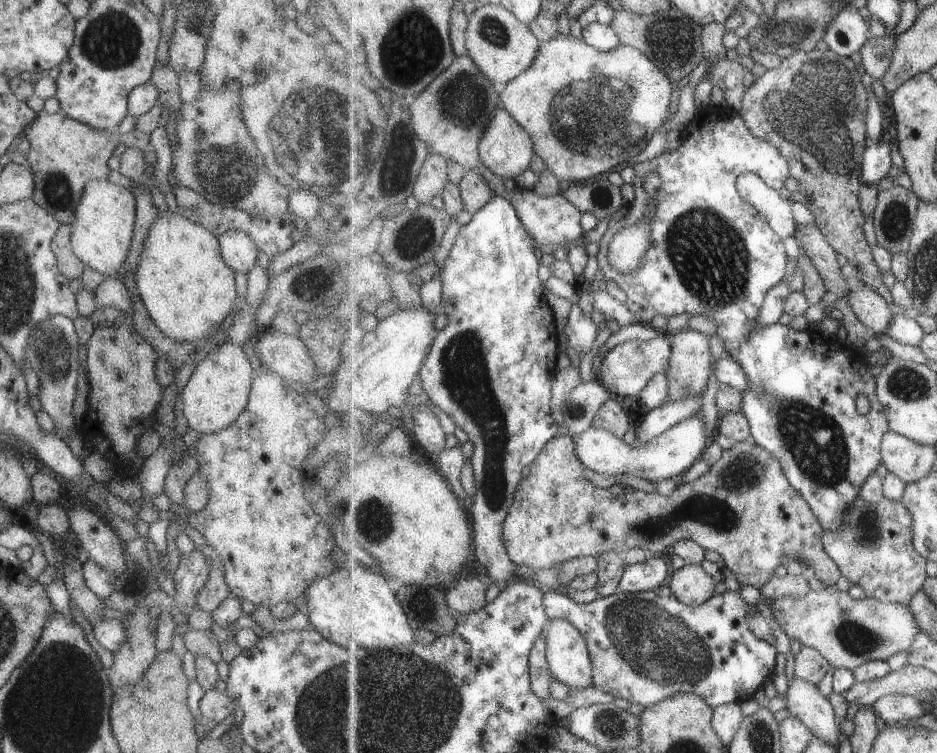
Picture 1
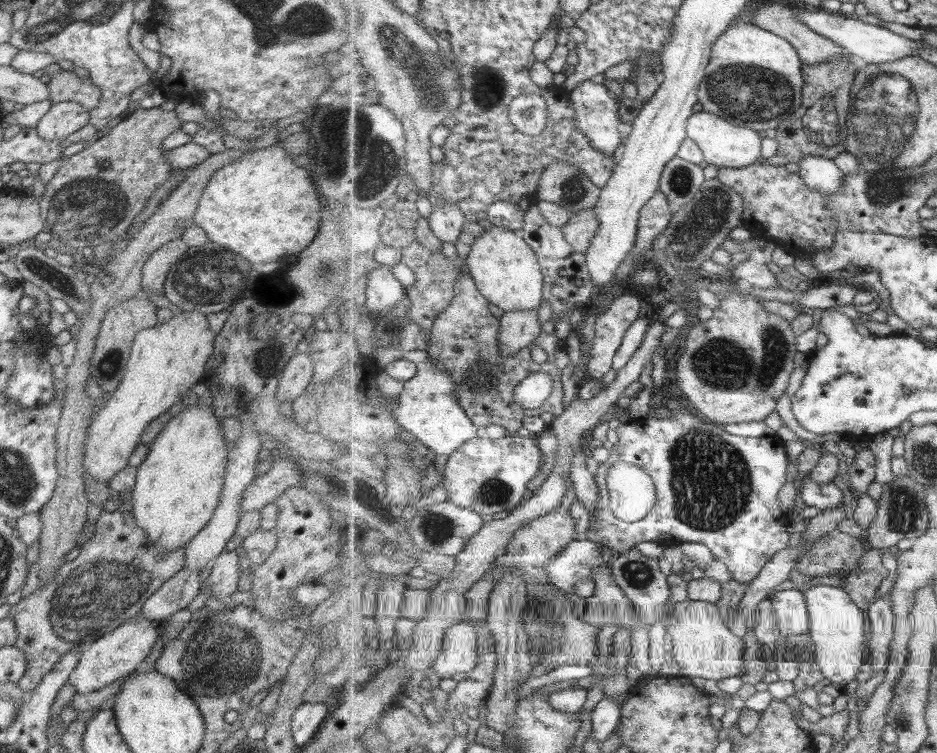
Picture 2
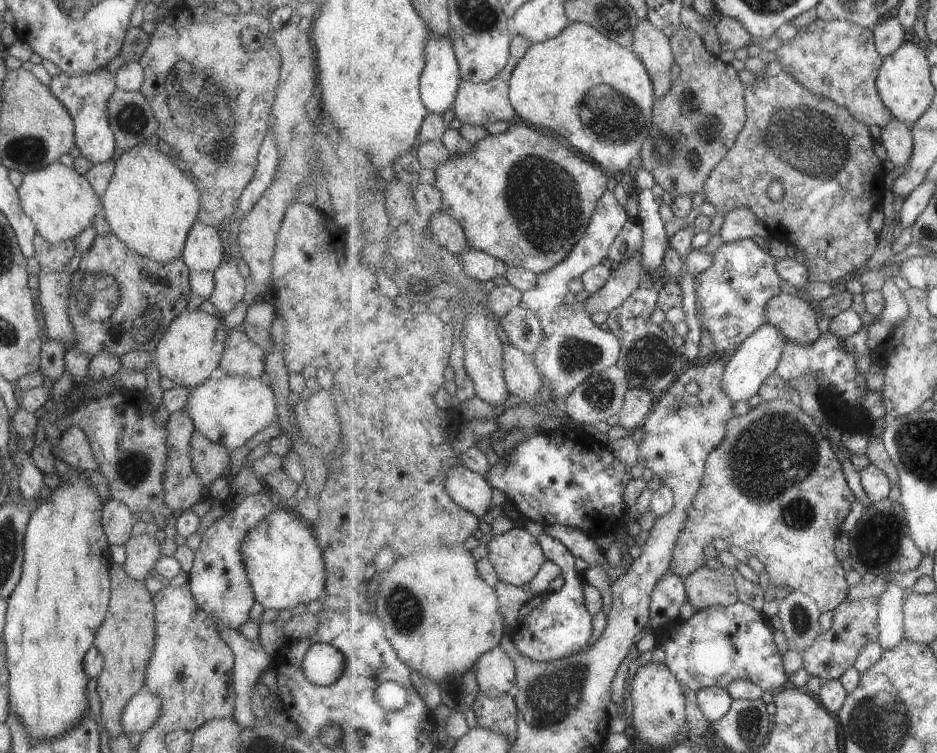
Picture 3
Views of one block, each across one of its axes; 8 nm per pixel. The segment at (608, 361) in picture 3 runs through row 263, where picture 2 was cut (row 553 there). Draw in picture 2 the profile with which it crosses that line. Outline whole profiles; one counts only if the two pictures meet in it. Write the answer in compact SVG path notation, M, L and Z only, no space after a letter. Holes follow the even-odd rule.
M577 539L567 544L545 567L549 582L562 592L571 593L581 580L590 581L597 564L599 545L587 539Z

